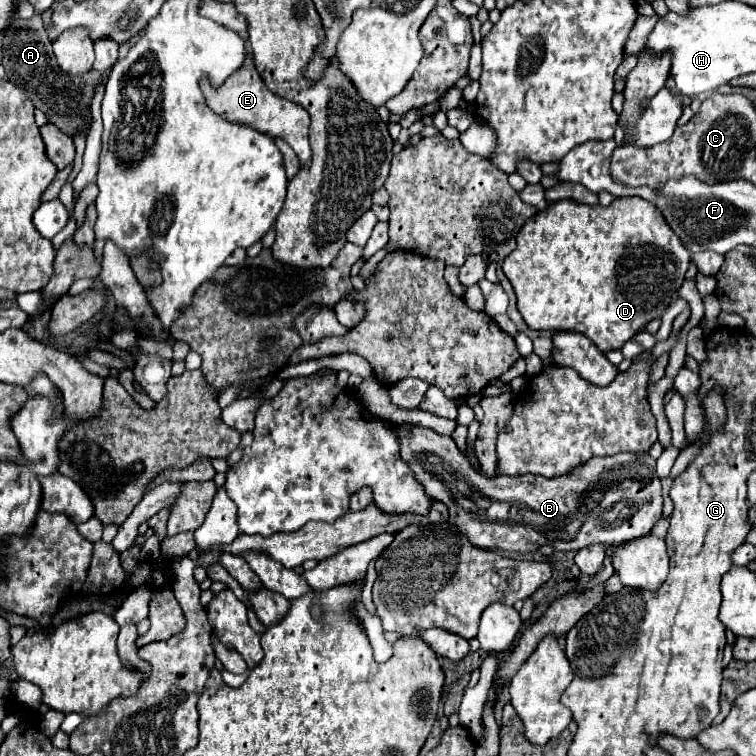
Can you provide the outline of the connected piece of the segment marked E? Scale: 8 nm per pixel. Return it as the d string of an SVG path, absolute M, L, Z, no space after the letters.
M247 57L243 67L237 73L233 73L219 89L213 89L207 81L203 81L201 87L203 87L203 95L205 95L205 101L211 107L211 111L215 111L217 115L221 115L223 119L227 119L231 123L249 125L251 129L257 129L259 133L271 135L273 139L283 139L285 143L291 145L291 149L297 153L297 157L301 159L303 165L311 163L311 159L309 159L311 149L309 149L309 139L307 139L307 129L309 129L307 111L269 91L265 87L265 83L261 81L259 73L255 71L253 57Z

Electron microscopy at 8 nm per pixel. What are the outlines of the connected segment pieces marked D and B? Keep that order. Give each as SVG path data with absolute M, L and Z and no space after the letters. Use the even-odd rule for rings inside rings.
M619 197L609 207L581 205L575 201L557 201L557 203L549 205L547 211L537 213L531 221L527 221L527 225L521 227L521 231L517 235L517 249L511 255L507 255L507 259L503 261L503 273L515 289L517 309L519 309L521 317L525 319L525 323L529 325L529 329L533 329L533 331L577 331L577 333L583 333L585 337L589 337L597 345L599 351L607 353L613 349L621 349L623 343L633 339L649 321L661 319L661 315L665 313L669 303L677 297L677 291L685 281L689 261L691 261L689 251L683 247L683 243L679 243L679 237L671 231L671 227L667 227L663 215L659 215L659 211L655 211L653 203L649 203L641 197Z
M403 425L399 429L399 443L401 443L401 459L405 459L413 473L423 483L425 491L447 505L449 521L463 533L475 547L481 549L501 549L501 551L537 551L543 545L551 545L557 551L577 551L581 547L601 543L601 545L619 545L623 541L647 535L653 525L661 519L663 511L663 495L661 495L661 481L655 473L655 459L649 453L619 453L613 457L595 457L575 469L571 475L545 479L539 477L539 483L533 485L519 485L507 489L507 477L483 477L475 471L467 457L457 449L451 437L437 435L431 429L421 425ZM491 501L509 503L509 519L505 521L489 521L485 511Z

